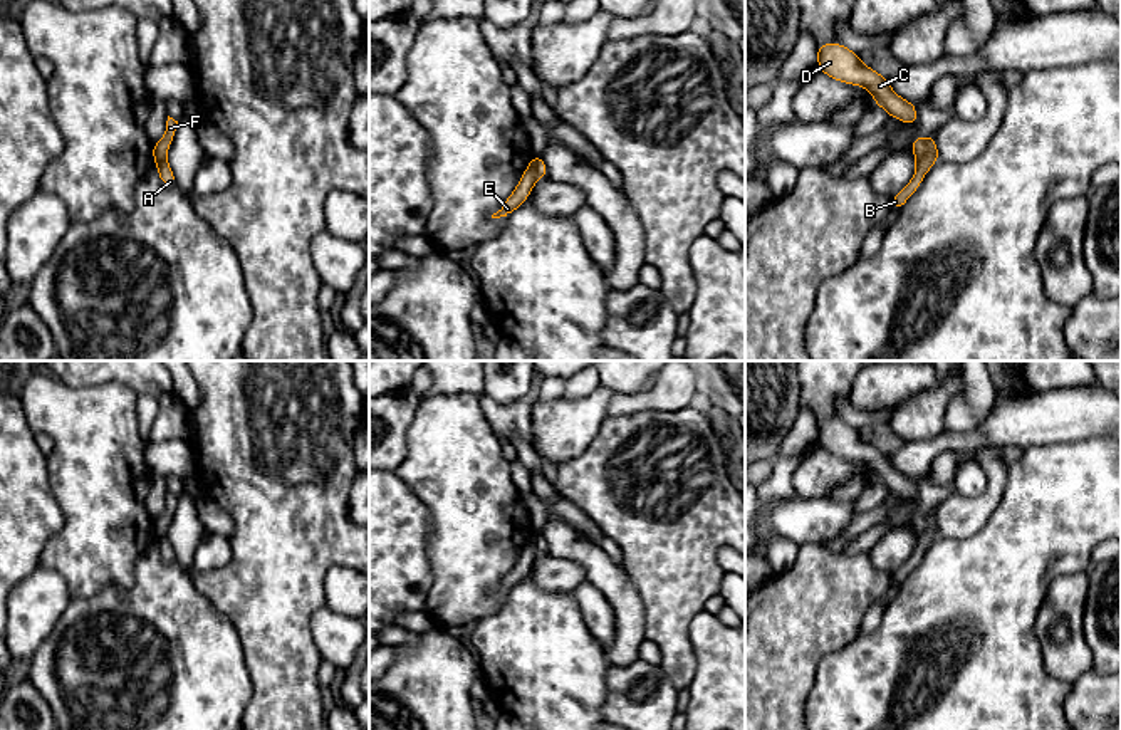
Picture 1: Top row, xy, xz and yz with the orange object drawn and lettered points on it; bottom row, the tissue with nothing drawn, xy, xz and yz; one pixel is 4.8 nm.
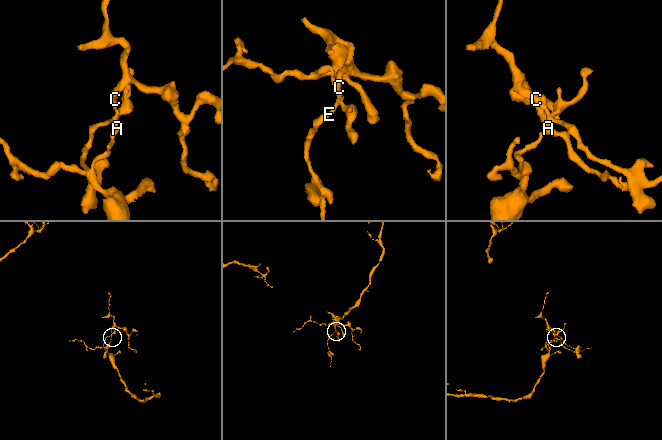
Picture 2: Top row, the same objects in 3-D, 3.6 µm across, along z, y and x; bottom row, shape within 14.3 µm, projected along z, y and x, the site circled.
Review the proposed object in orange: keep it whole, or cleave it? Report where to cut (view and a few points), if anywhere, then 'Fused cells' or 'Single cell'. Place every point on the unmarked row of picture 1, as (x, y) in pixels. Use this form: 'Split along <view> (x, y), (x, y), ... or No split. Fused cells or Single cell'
Split along yz (925, 516), (925, 529), (917, 536). Fused cells

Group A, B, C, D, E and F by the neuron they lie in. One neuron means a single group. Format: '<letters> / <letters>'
A B / C D E F

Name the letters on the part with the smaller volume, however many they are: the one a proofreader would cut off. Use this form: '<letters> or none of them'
C, D, E, F

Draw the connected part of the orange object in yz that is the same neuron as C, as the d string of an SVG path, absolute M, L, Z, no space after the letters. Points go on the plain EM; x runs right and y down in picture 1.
M836 418L817 421L817 440L819 446L832 455L869 467L874 478L891 493L916 502L916 482L896 472L888 456L876 446L866 443L856 428Z

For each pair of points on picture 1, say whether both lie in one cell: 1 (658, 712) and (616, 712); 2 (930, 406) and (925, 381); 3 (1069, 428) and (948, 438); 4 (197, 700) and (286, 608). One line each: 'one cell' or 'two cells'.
1: one cell
2: two cells
3: one cell
4: two cells

